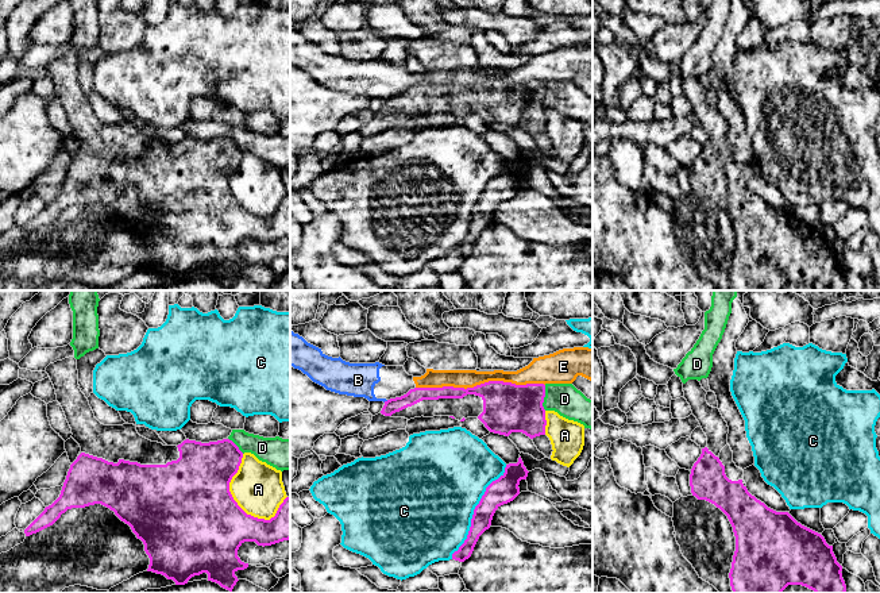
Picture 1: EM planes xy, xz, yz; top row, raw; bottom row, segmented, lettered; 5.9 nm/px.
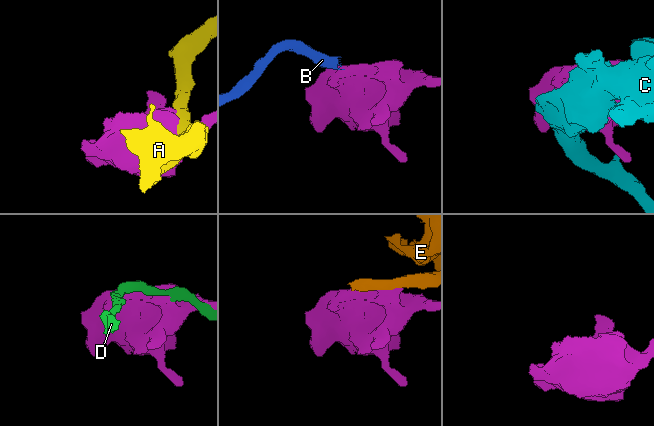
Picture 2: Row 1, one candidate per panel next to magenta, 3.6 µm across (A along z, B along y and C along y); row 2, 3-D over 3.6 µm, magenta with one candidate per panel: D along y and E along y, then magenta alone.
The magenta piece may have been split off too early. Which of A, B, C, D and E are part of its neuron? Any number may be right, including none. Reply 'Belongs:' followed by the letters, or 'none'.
Belongs: none

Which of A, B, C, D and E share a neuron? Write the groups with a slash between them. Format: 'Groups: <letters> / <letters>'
Groups: A / B E / C / D

